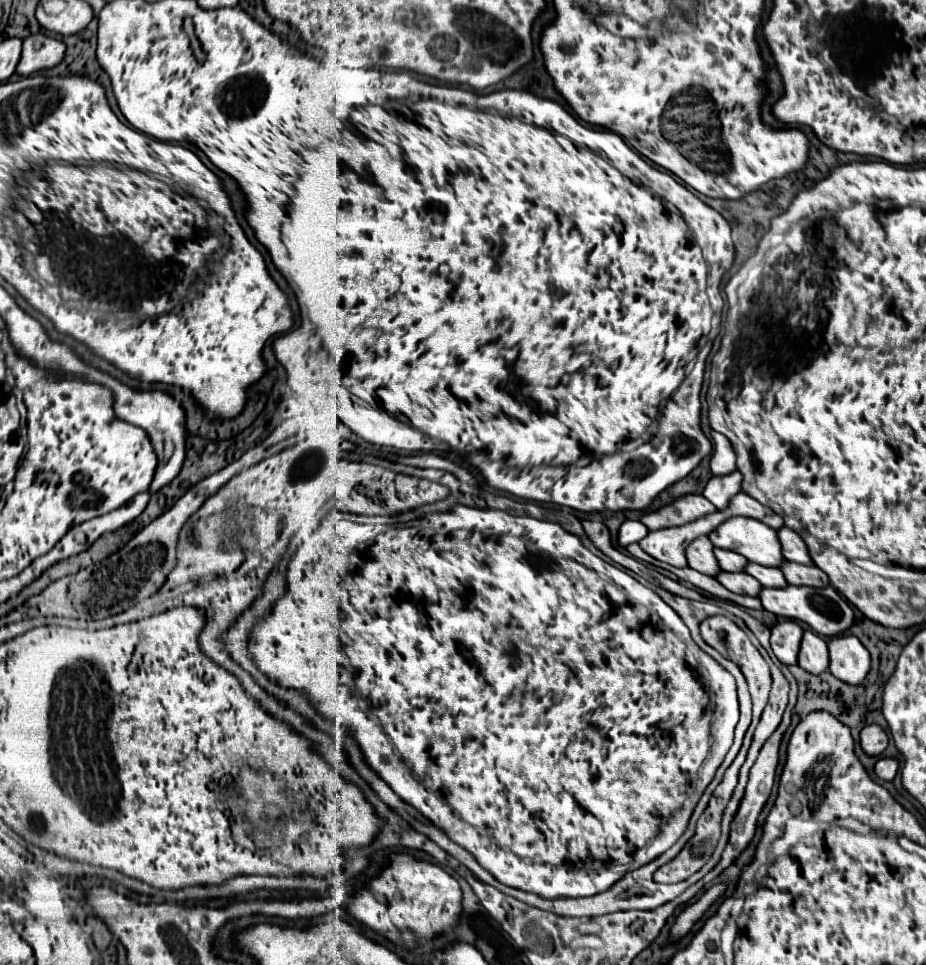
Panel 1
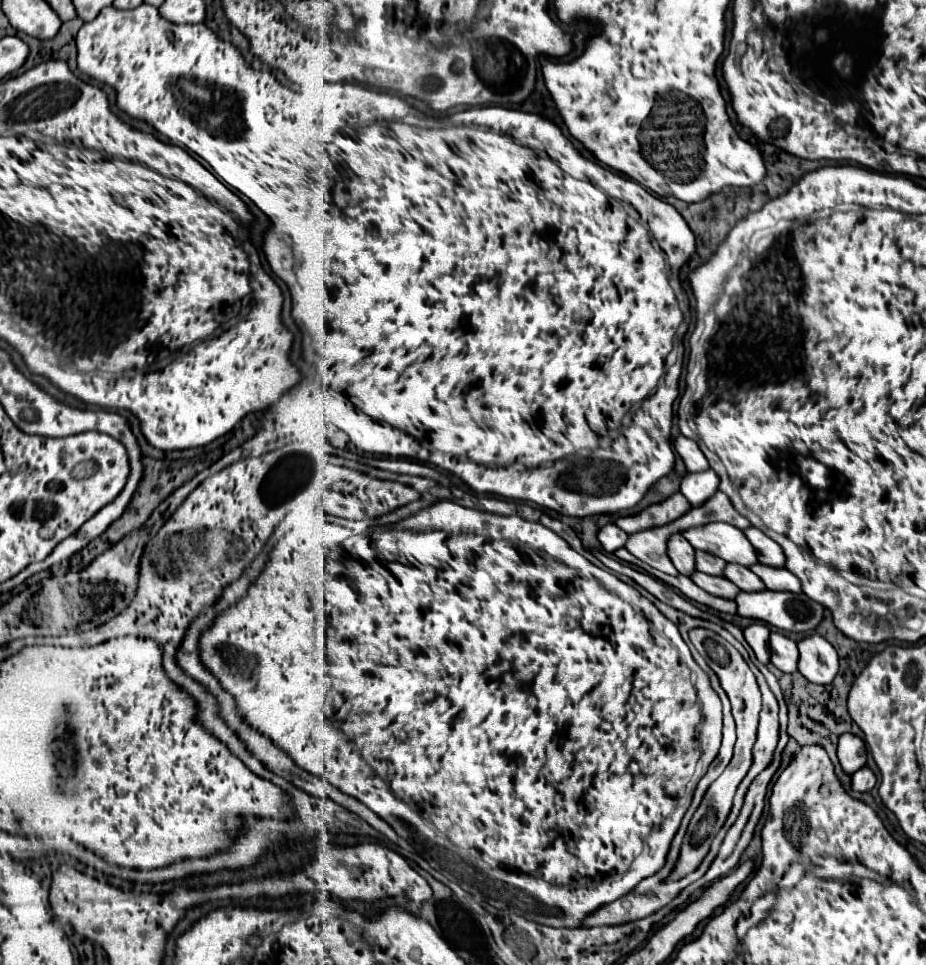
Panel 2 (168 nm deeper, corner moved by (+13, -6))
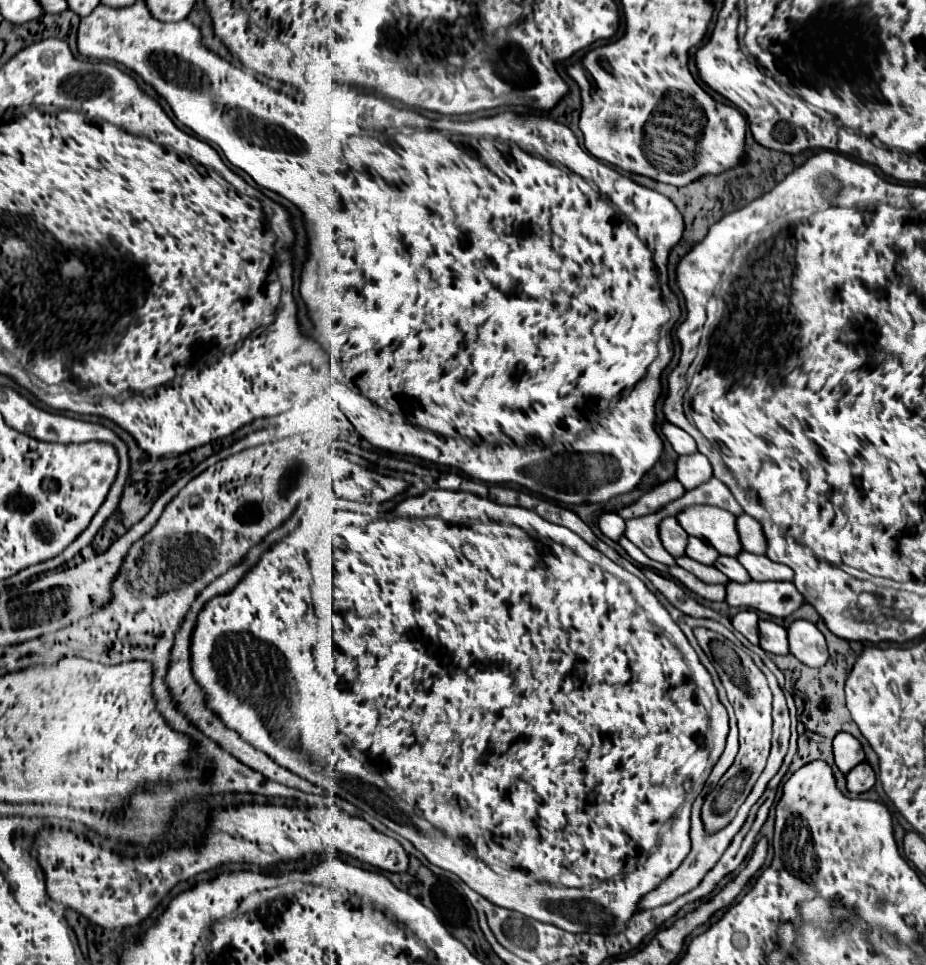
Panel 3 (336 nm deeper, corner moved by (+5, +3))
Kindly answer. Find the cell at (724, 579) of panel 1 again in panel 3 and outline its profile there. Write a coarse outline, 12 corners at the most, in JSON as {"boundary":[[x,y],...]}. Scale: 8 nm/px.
{"boundary":[[688,556],[676,558],[706,584],[728,584],[718,568],[700,564]]}

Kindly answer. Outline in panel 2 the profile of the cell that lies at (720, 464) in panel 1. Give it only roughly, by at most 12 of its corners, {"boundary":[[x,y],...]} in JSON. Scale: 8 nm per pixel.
{"boundary":[[674,439],[674,451],[688,471],[704,471],[706,457],[692,439]]}

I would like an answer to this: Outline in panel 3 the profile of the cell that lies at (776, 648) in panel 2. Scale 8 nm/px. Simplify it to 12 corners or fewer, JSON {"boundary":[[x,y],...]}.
{"boundary":[[760,620],[760,646],[778,656],[790,654],[786,628]]}

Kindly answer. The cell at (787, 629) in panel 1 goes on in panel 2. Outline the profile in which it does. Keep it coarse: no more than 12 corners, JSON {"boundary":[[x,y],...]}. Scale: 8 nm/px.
{"boundary":[[752,623],[742,629],[754,655],[768,651],[768,627]]}

